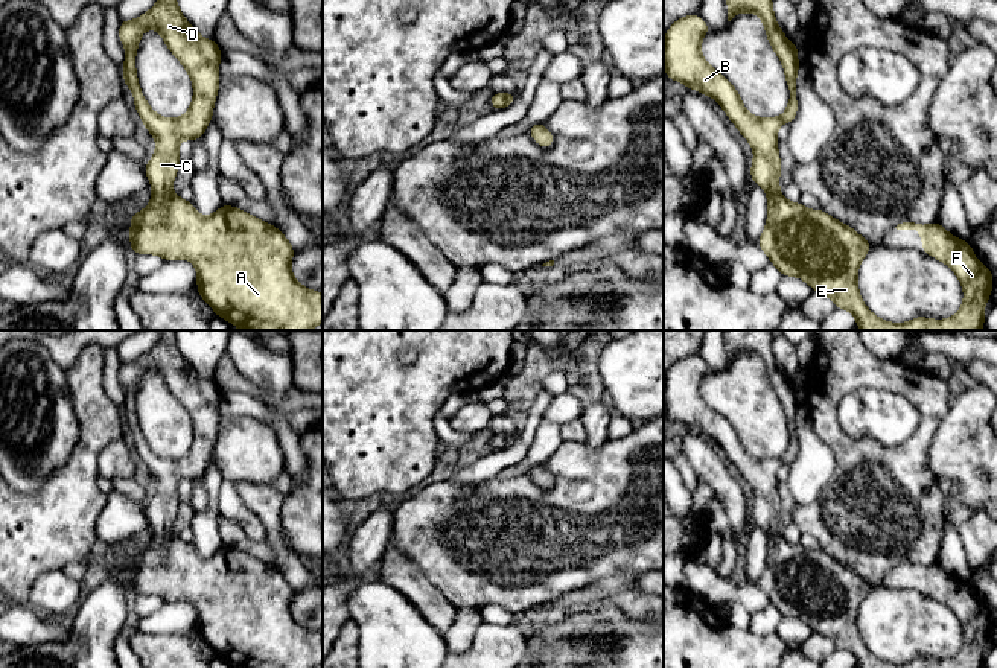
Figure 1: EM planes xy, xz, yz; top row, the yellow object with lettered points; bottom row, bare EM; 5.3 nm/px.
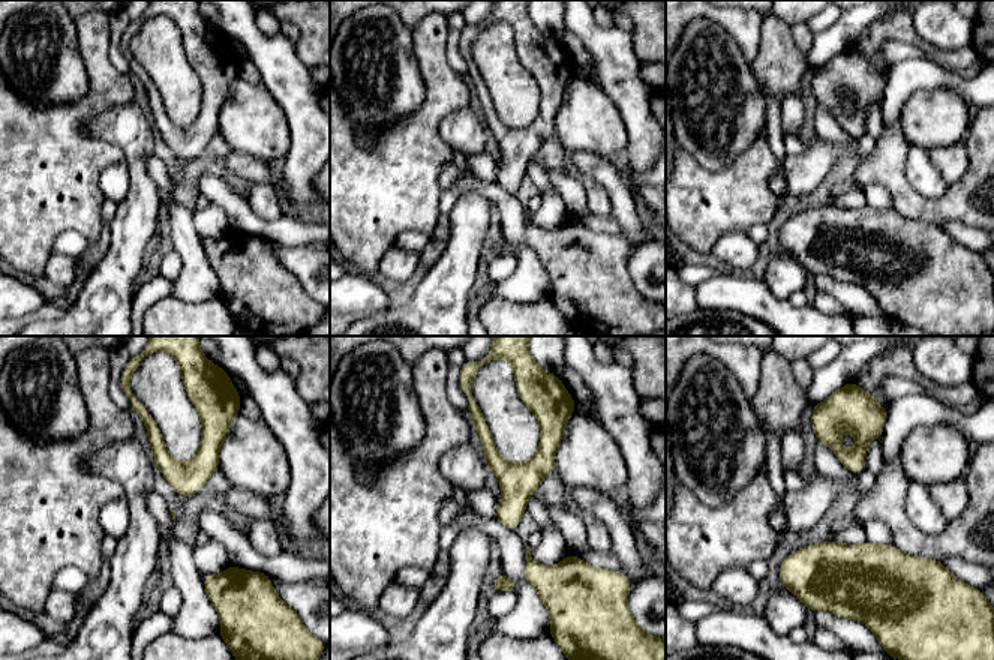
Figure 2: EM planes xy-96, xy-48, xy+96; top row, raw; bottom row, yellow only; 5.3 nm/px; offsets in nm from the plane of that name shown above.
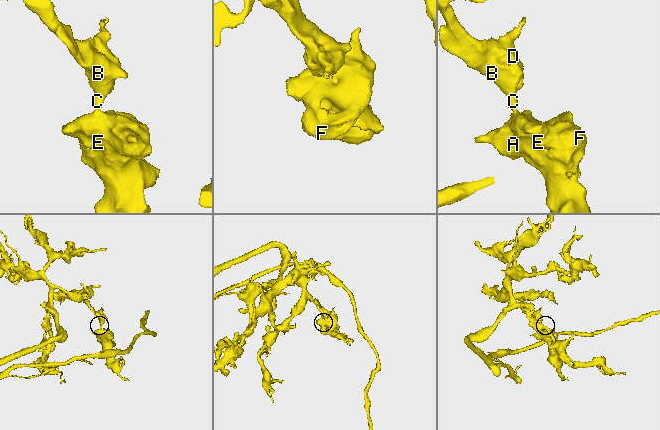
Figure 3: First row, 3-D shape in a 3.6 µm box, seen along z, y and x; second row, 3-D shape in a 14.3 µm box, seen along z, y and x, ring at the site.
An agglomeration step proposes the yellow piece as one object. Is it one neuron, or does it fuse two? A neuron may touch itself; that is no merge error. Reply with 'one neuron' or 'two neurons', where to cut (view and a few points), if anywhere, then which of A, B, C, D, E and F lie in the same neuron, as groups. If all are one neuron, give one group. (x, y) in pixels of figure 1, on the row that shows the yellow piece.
one neuron; no cut; A B C D E F

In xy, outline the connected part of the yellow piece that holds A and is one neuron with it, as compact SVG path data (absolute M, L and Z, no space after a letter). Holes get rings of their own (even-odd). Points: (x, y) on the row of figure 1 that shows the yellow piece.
M158 0L135 20L122 20L119 38L126 49L123 82L131 88L134 107L151 135L157 140L152 158L143 167L152 186L151 204L131 216L131 253L157 254L166 262L187 259L198 272L196 289L215 313L240 330L311 330L323 323L323 294L311 291L291 274L294 247L274 225L236 208L221 205L212 216L201 216L193 202L172 193L183 138L201 140L213 116L219 88L221 49L216 41L201 37L181 14L177 0ZM146 29L155 29L172 55L187 70L193 84L193 100L178 119L158 116L146 102L135 70L139 40Z

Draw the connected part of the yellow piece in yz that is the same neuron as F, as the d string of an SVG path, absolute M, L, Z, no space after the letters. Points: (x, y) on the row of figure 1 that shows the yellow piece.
M726 0L728 21L740 12L757 14L764 24L769 44L779 56L785 72L788 87L788 105L779 117L755 117L743 105L735 87L715 68L712 68L702 55L700 44L711 27L697 15L691 14L676 20L664 38L664 67L668 81L680 81L685 88L697 90L711 96L725 110L729 120L738 128L740 134L753 148L753 163L750 167L752 183L757 183L767 192L767 225L764 227L757 245L767 254L779 275L799 277L807 282L814 292L830 297L837 309L849 310L860 330L982 330L985 324L983 309L991 297L994 274L982 265L970 243L951 236L938 221L930 225L903 222L897 230L918 230L924 240L919 251L941 260L960 280L964 288L964 303L956 315L947 320L930 320L915 317L907 323L889 323L875 317L863 303L857 274L863 257L871 251L871 243L849 225L834 219L825 210L808 210L801 202L787 201L779 192L781 158L778 154L776 131L782 123L792 123L798 116L796 75L799 72L799 47L788 41L776 23L772 0Z

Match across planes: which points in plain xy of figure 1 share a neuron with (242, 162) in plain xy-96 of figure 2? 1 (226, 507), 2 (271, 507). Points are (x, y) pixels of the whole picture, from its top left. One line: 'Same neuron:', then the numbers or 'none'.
Same neuron: 2

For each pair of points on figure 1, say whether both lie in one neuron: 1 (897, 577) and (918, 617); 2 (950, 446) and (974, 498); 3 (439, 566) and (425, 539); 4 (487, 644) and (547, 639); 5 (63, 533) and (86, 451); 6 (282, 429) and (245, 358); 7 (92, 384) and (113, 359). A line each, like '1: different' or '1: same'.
1: different
2: same
3: same
4: different
5: same
6: same
7: different

